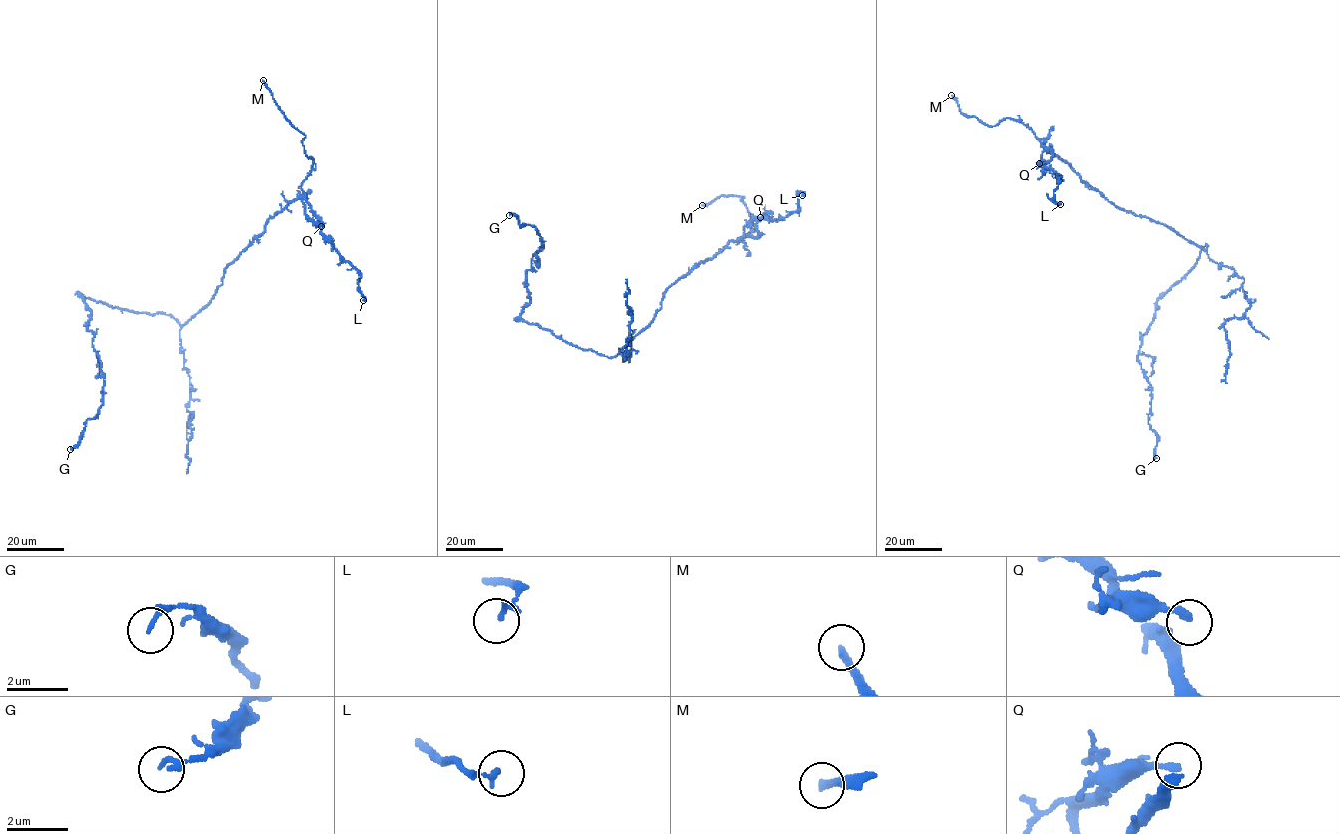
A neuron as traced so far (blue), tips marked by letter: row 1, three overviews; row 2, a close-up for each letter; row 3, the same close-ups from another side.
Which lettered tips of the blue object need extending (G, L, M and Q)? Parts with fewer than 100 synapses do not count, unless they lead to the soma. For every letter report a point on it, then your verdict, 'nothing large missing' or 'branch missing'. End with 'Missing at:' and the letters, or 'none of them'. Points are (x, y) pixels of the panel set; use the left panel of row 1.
G: at (70, 449); nothing large missing
L: at (363, 300); nothing large missing
M: at (263, 80); branch missing
Q: at (321, 226); nothing large missing
Missing at: M

